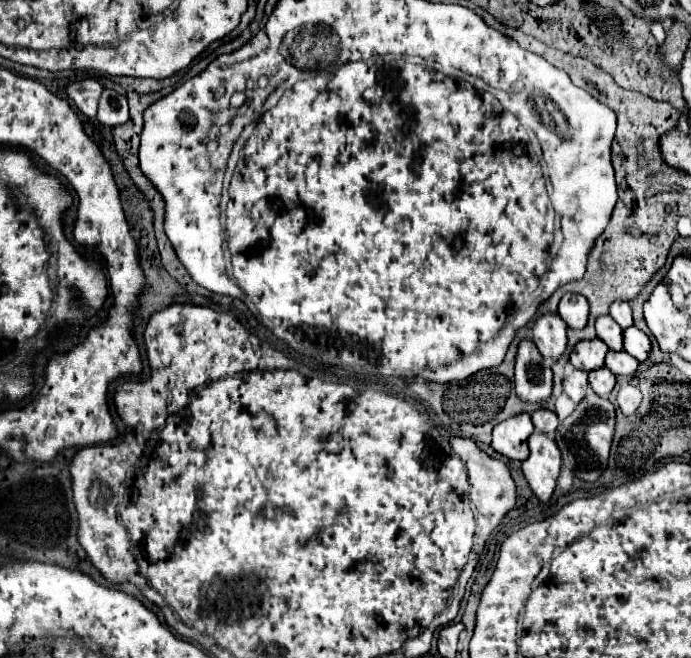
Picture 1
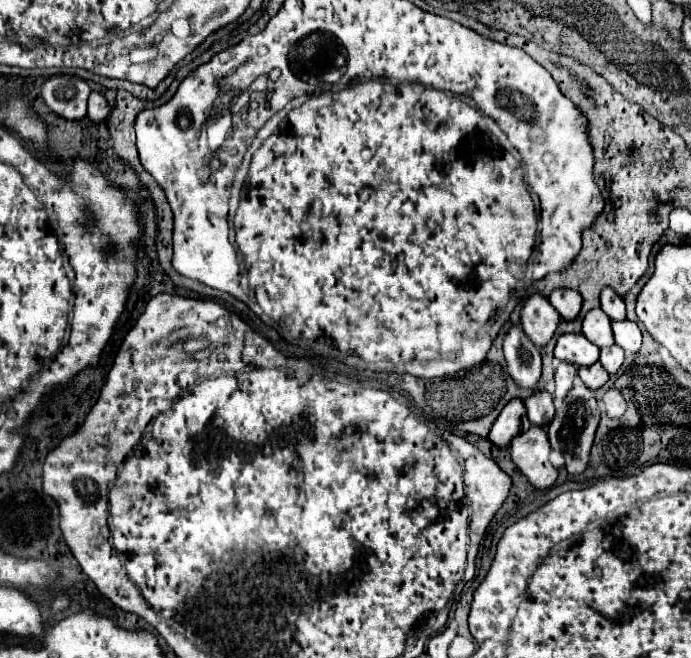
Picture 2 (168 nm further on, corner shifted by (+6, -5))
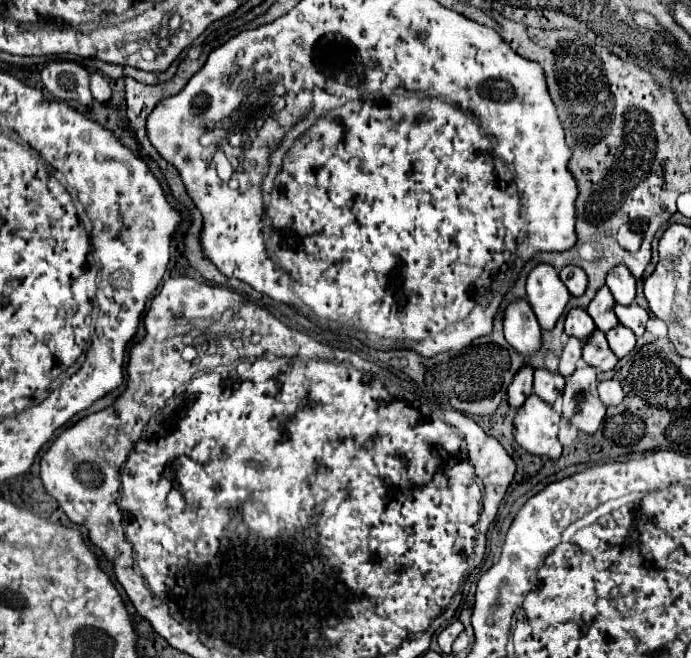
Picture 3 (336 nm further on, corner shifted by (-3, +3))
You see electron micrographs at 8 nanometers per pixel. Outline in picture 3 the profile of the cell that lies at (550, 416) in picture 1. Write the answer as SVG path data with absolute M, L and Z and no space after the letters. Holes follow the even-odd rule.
M547 368L535 370L533 392L535 392L541 400L553 404L553 402L561 396L563 386L565 386L565 378L563 378L559 372L551 372L551 370L547 370Z

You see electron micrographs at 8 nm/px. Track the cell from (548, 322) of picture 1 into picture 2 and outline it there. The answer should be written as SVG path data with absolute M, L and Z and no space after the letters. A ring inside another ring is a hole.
M534 294L524 302L520 320L522 320L522 328L524 328L526 336L538 348L544 348L552 340L552 336L560 324L558 312L550 306L548 298L544 298L540 294Z

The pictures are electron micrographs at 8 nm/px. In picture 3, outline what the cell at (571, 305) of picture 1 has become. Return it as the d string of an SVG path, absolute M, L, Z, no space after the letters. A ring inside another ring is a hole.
M575 266L561 268L559 276L561 276L563 284L569 288L571 294L581 296L585 292L585 288L587 288L587 274L581 268L575 268Z

